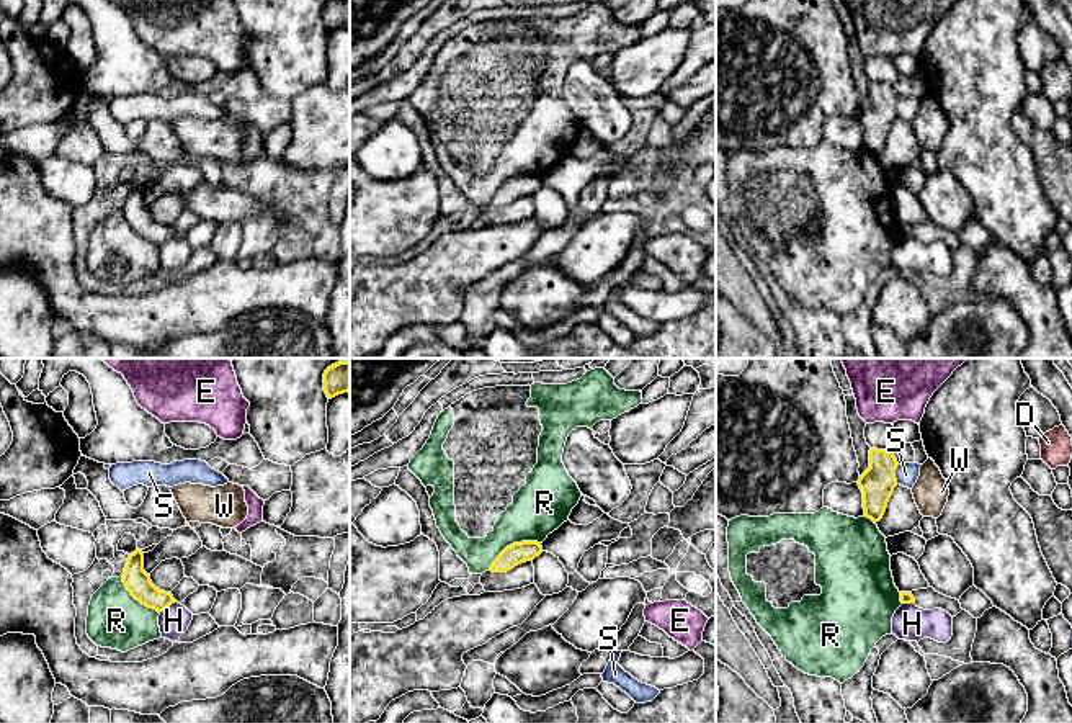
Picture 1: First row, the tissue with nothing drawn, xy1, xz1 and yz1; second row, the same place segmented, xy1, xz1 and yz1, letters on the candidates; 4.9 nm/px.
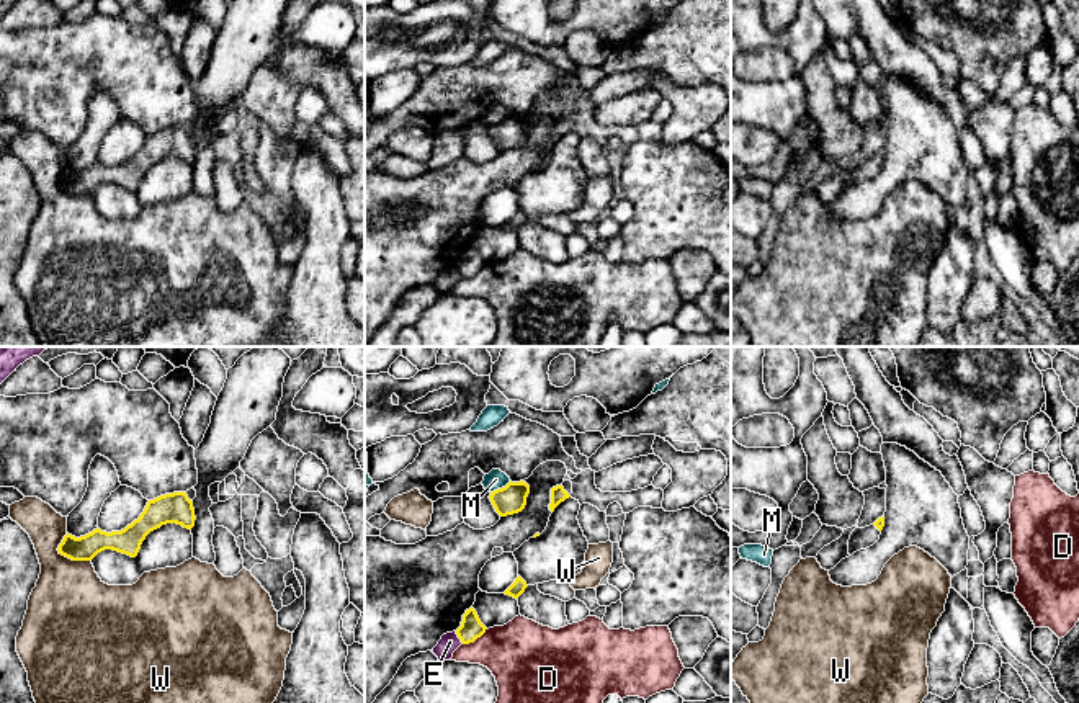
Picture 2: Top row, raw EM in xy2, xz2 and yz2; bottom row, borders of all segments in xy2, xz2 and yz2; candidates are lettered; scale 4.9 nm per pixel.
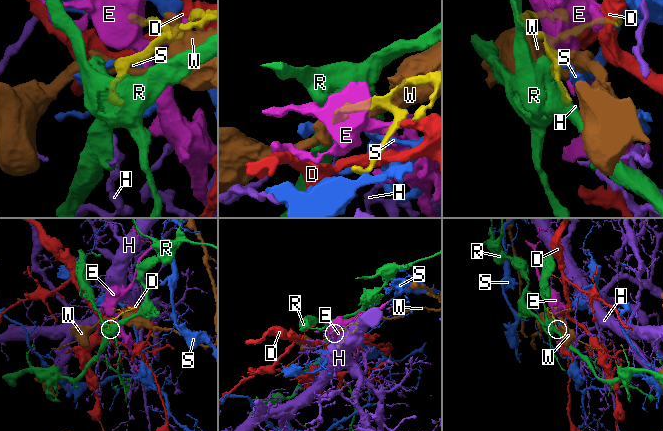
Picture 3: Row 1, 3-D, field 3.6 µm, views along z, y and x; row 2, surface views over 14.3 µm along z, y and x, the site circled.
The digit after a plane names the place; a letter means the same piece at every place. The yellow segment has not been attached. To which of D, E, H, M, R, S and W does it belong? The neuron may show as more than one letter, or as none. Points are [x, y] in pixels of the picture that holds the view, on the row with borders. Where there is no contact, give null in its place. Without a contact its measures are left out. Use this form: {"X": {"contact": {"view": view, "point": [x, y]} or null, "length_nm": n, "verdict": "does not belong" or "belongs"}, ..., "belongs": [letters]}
{"D": {"contact": {"view": "xz2", "point": [474, 640]}, "length_nm": 150, "verdict": "does not belong"}, "E": {"contact": {"view": "xz2", "point": [458, 636]}, "length_nm": 80, "verdict": "does not belong"}, "H": {"contact": {"view": "xy1", "point": [167, 606]}, "length_nm": 110, "verdict": "does not belong"}, "M": {"contact": {"view": "xz2", "point": [502, 488]}, "length_nm": 120, "verdict": "does not belong"}, "R": {"contact": {"view": "xz1", "point": [513, 543]}, "length_nm": 300, "verdict": "does not belong"}, "S": {"contact": {"view": "yz1", "point": [894, 475]}, "length_nm": 100, "verdict": "does not belong"}, "W": {"contact": {"view": "xy2", "point": [66, 556]}, "length_nm": 190, "verdict": "does not belong"}, "belongs": []}

